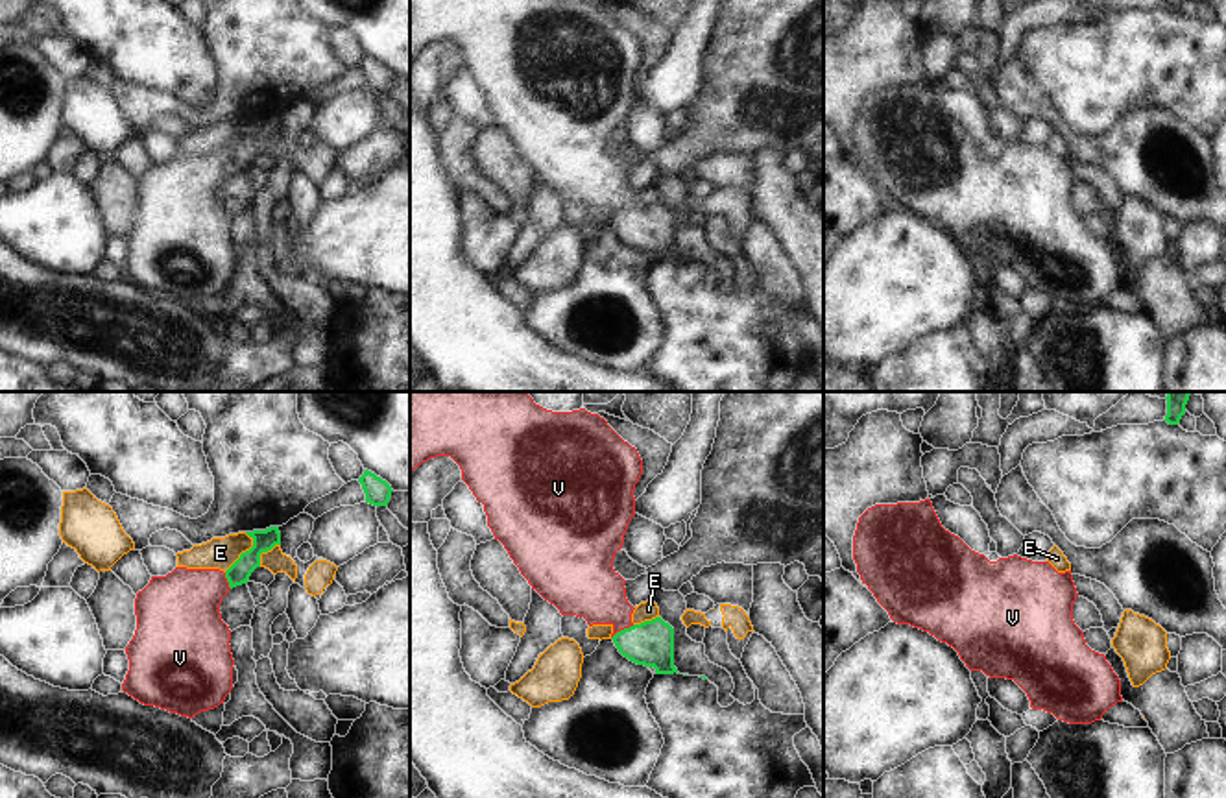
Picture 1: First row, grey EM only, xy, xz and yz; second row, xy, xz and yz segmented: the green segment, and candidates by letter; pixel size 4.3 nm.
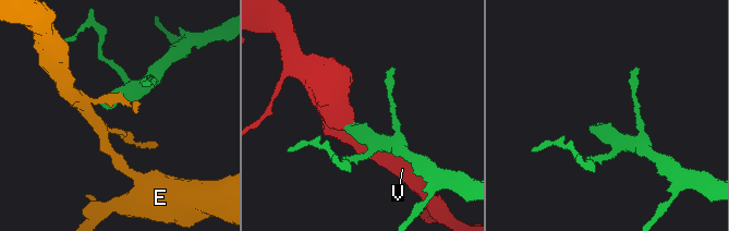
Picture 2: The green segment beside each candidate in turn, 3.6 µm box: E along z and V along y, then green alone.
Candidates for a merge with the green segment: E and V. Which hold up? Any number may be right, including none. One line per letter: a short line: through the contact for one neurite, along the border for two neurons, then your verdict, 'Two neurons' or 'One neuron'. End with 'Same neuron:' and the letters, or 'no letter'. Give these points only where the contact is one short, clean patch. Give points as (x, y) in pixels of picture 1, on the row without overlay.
E: Line: xy (252, 122), (252, 132), (224, 157). Two neurons
V: Line: xz (650, 229), (637, 229), (623, 217), (586, 172). One neuron
Same neuron: V.

